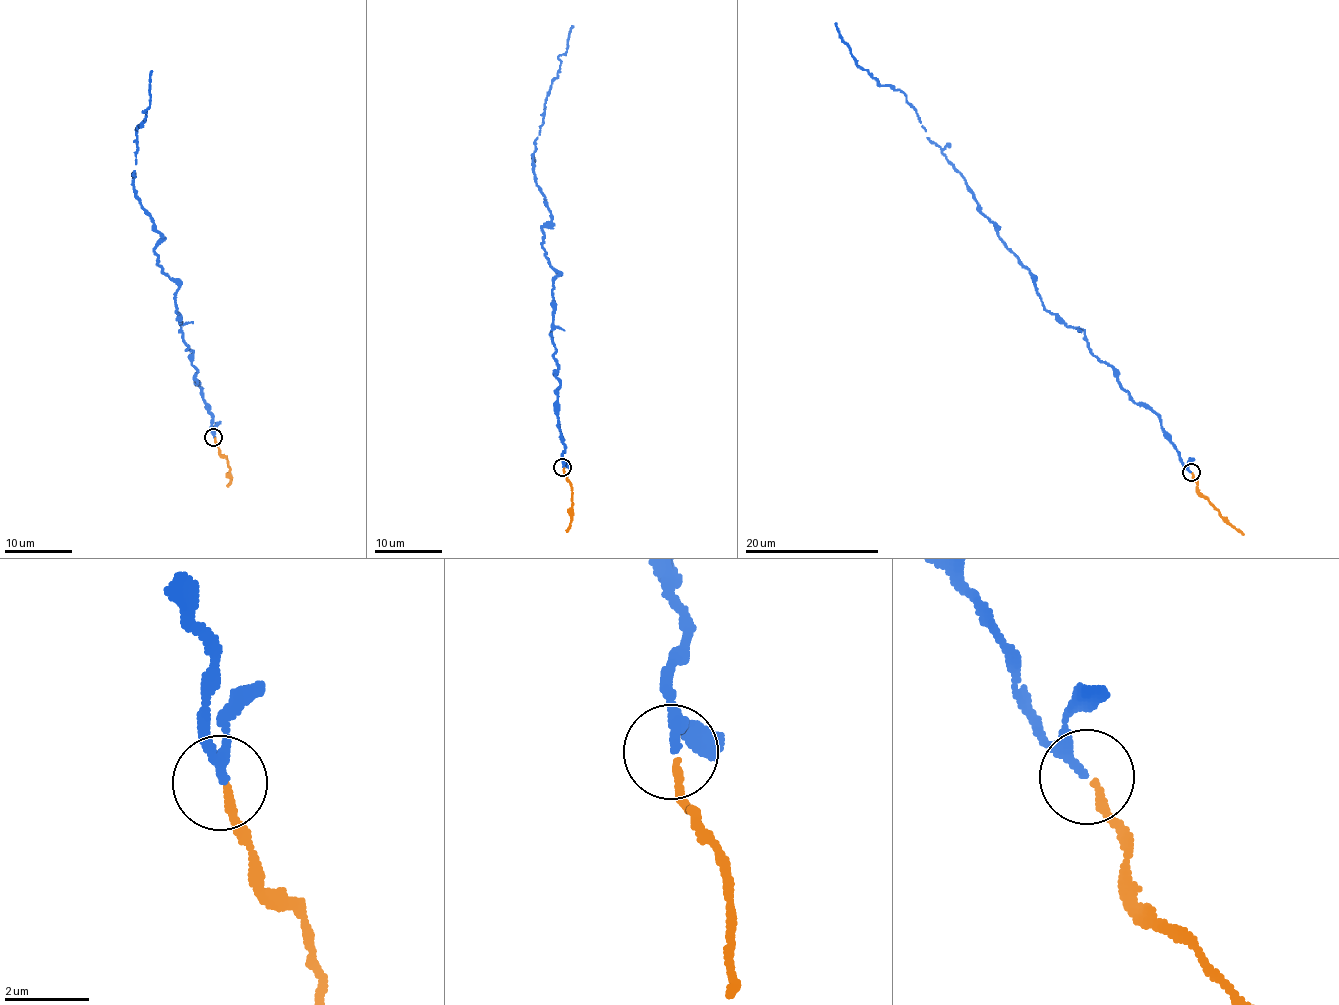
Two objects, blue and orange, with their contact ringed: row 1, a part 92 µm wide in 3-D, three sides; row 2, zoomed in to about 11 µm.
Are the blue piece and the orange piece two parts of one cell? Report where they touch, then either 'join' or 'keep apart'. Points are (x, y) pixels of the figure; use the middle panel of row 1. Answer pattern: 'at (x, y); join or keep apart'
at (562, 467); join

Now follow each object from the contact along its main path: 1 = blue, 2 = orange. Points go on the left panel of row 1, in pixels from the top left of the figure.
1: (213, 437), (211, 412), (180, 326), (179, 286), (158, 264), (161, 233), (134, 188), (152, 70)
2: (215, 437), (219, 452), (226, 459), (231, 483), (228, 486)

